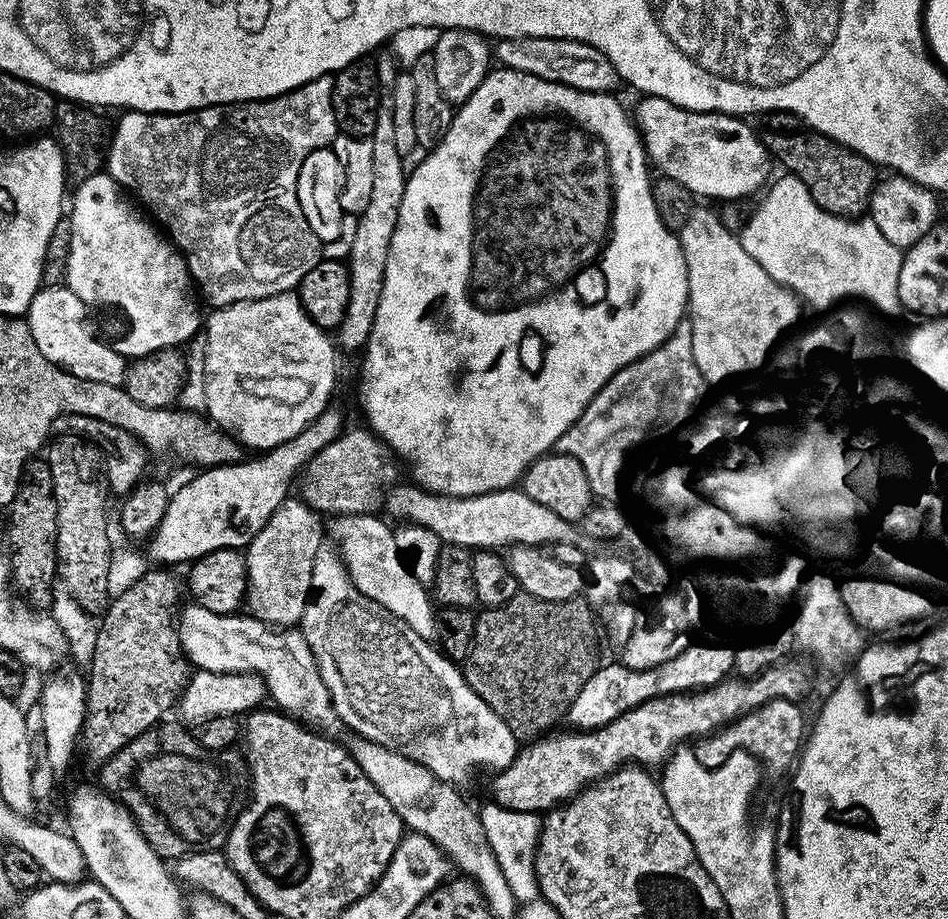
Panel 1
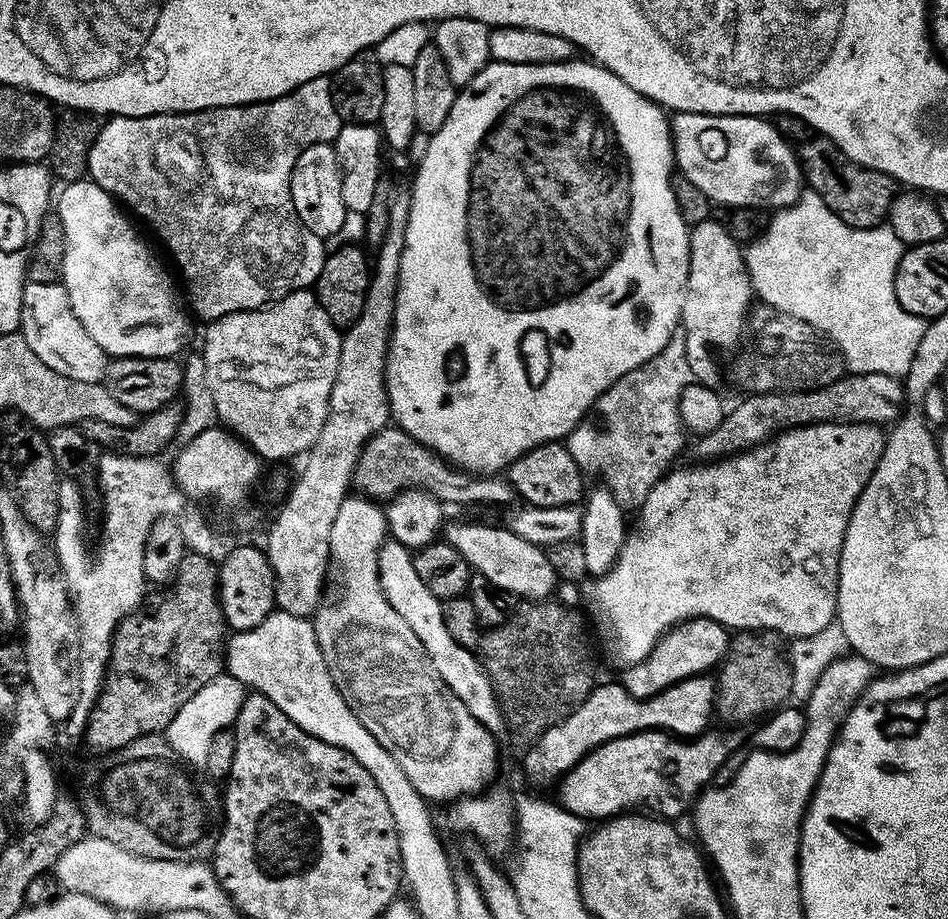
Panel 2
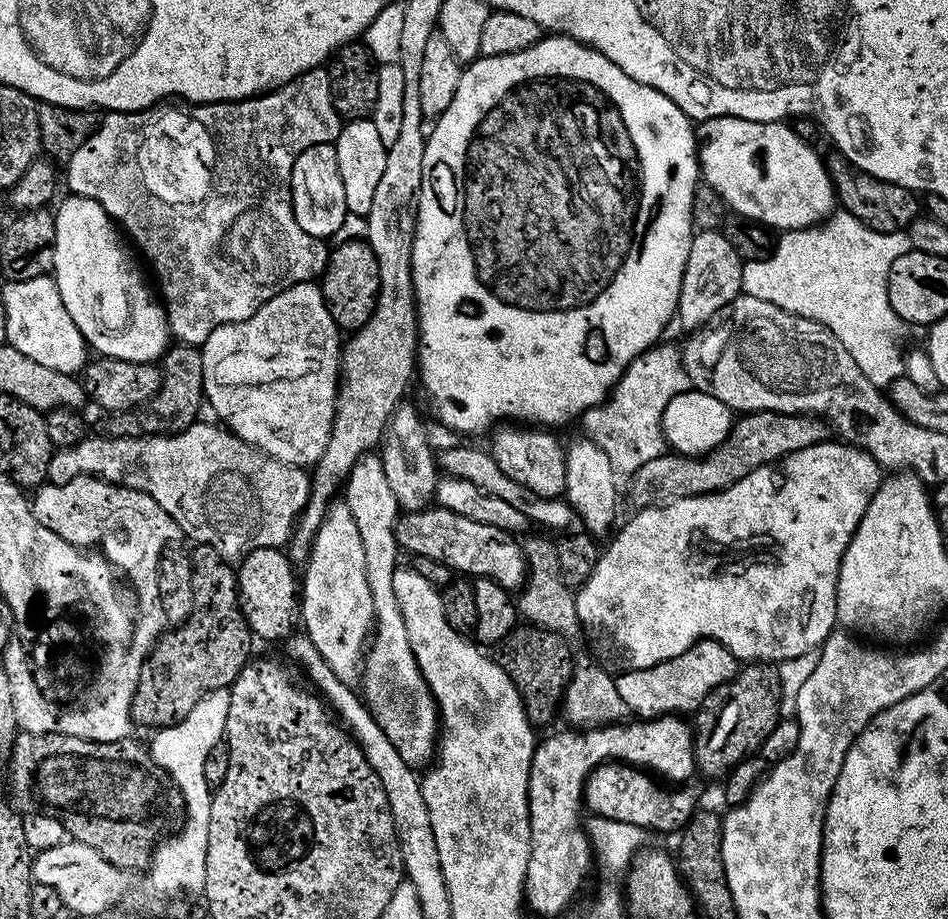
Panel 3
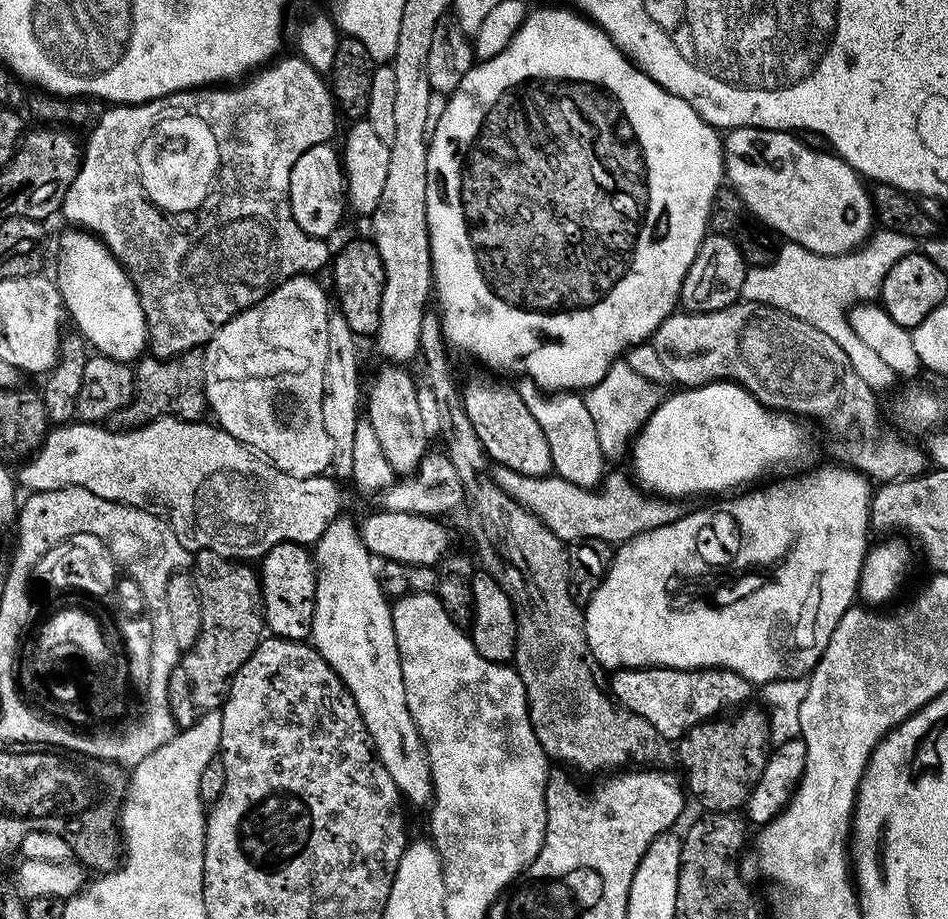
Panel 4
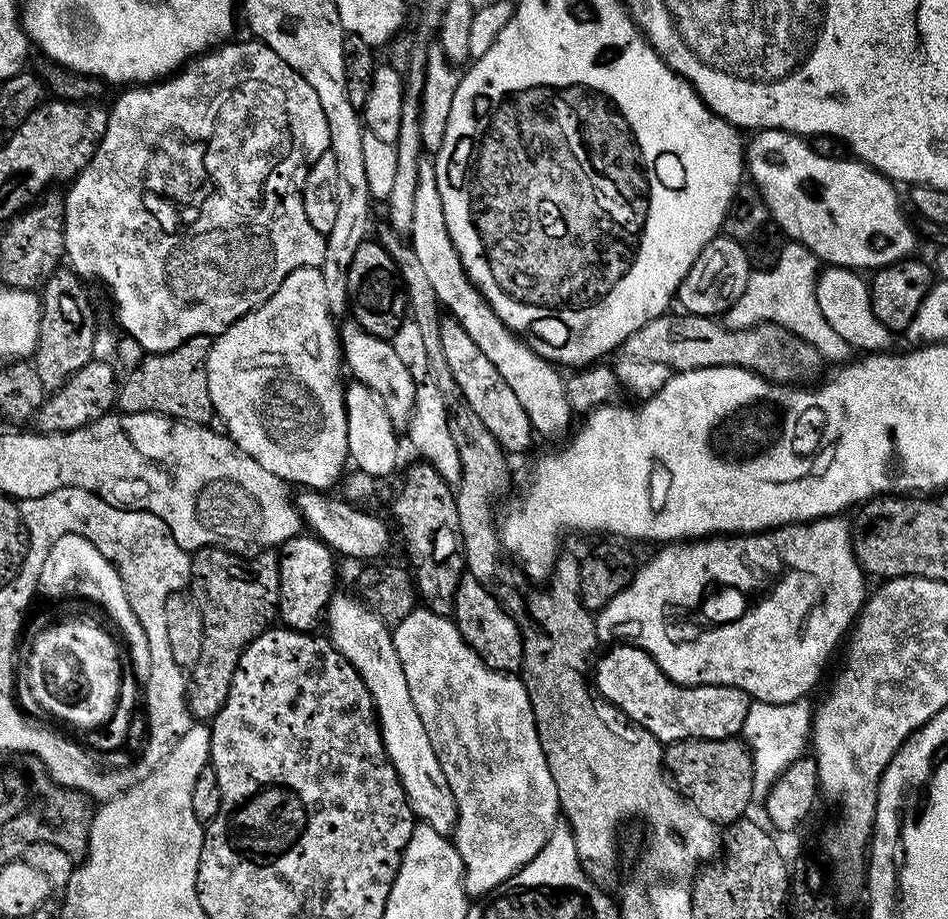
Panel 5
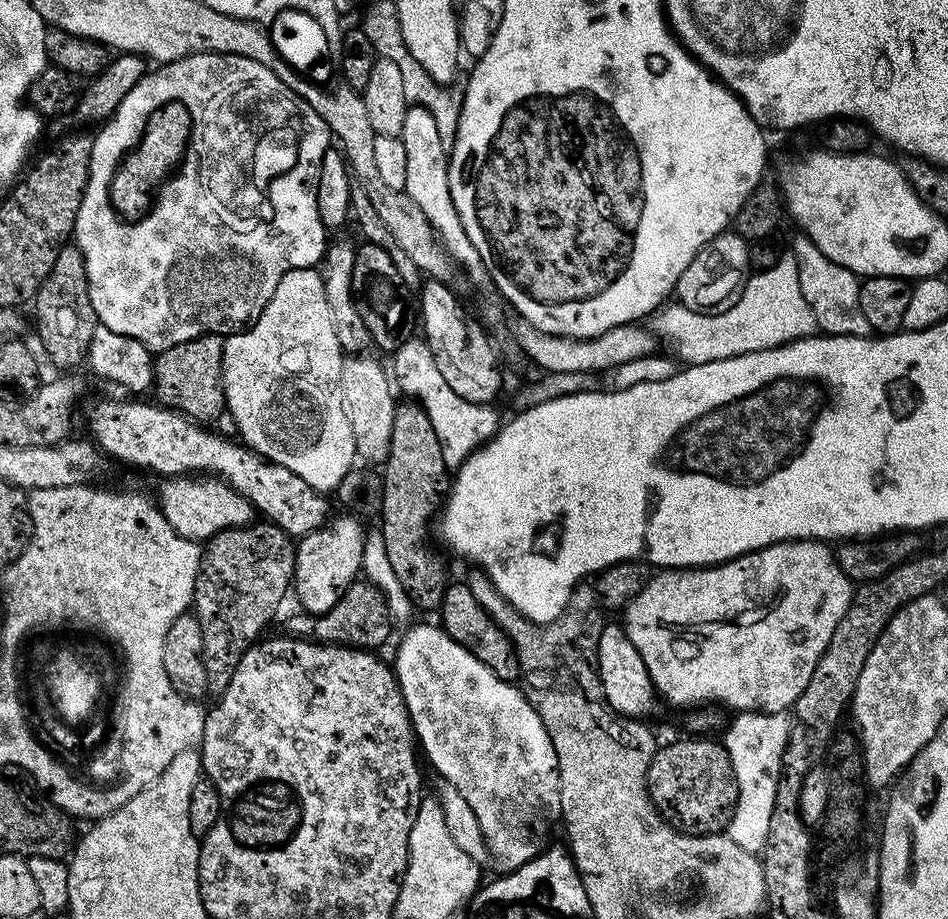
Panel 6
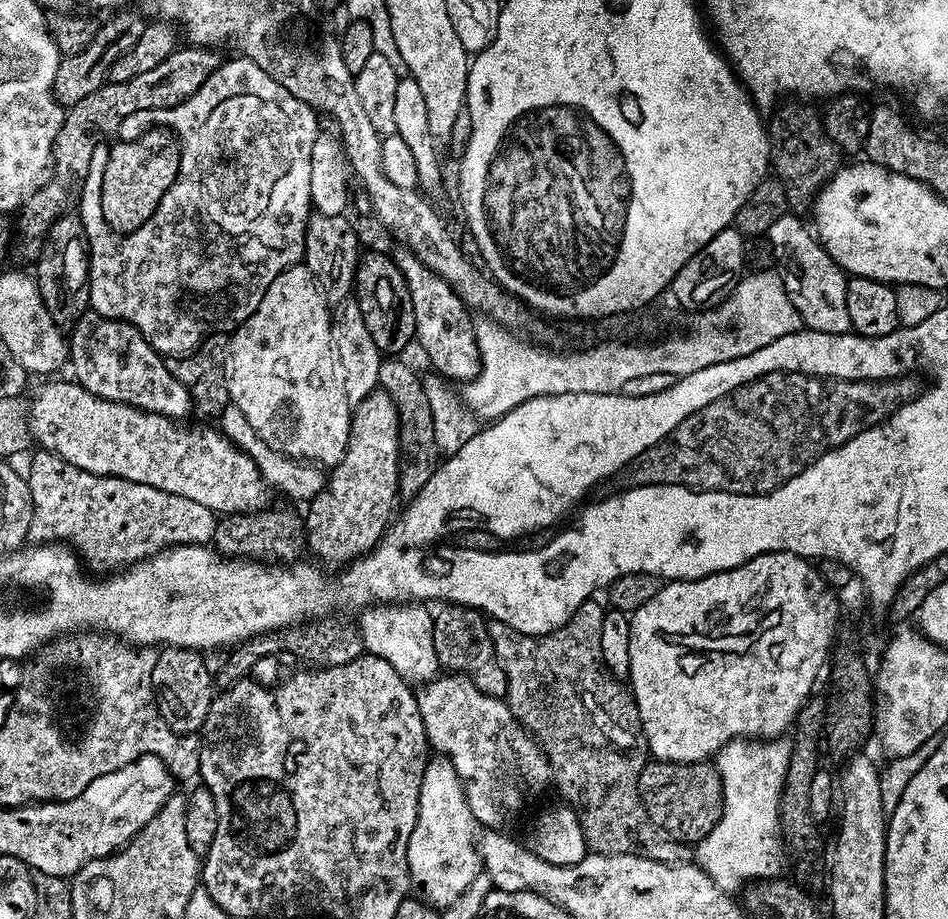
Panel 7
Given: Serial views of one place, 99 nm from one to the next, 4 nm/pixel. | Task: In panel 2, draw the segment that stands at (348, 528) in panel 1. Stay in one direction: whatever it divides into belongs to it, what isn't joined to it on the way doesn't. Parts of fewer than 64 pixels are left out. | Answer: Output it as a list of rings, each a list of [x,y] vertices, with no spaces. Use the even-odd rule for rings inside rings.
[[[388,538],[380,546],[379,557],[381,590],[386,594],[390,606],[394,606],[394,610],[398,610],[402,618],[406,618],[410,630],[418,634],[428,660],[442,678],[442,682],[464,703],[466,710],[470,710],[470,714],[477,722],[489,730],[501,727],[500,705],[496,703],[496,691],[492,689],[492,683],[484,672],[483,664],[474,655],[473,649],[458,646],[458,642],[450,638],[446,622],[442,622],[441,597],[434,595],[426,586],[426,582],[418,578],[418,570],[414,570],[412,561],[413,553],[403,548],[396,540]]]

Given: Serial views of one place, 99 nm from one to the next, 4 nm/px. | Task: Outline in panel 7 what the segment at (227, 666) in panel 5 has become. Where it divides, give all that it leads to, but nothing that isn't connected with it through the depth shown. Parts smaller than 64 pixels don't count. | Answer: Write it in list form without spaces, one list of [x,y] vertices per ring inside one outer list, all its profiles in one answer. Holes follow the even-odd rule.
[[[238,512],[228,514],[212,535],[215,551],[225,558],[255,558],[260,562],[292,562],[306,544],[304,516],[296,512]]]

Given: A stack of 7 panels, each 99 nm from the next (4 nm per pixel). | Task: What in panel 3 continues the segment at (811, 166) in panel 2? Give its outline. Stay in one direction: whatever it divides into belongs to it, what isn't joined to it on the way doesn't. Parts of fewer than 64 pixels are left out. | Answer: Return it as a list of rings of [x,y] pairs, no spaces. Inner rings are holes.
[[[839,154],[827,157],[828,177],[832,179],[832,187],[839,207],[854,218],[861,220],[867,228],[875,232],[902,232],[912,225],[922,212],[922,204],[917,193],[910,188],[886,182],[882,178],[874,178],[874,174],[866,174],[858,166]]]

